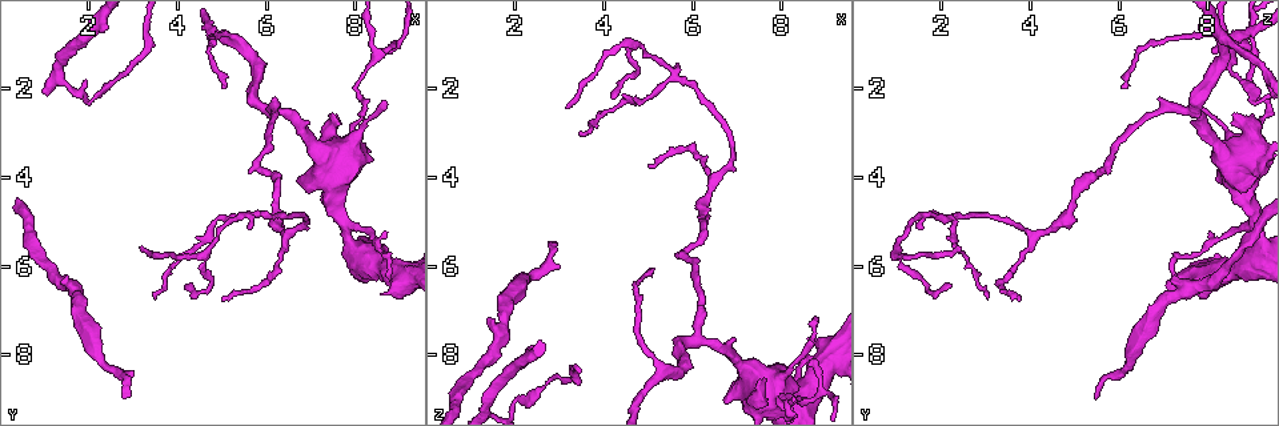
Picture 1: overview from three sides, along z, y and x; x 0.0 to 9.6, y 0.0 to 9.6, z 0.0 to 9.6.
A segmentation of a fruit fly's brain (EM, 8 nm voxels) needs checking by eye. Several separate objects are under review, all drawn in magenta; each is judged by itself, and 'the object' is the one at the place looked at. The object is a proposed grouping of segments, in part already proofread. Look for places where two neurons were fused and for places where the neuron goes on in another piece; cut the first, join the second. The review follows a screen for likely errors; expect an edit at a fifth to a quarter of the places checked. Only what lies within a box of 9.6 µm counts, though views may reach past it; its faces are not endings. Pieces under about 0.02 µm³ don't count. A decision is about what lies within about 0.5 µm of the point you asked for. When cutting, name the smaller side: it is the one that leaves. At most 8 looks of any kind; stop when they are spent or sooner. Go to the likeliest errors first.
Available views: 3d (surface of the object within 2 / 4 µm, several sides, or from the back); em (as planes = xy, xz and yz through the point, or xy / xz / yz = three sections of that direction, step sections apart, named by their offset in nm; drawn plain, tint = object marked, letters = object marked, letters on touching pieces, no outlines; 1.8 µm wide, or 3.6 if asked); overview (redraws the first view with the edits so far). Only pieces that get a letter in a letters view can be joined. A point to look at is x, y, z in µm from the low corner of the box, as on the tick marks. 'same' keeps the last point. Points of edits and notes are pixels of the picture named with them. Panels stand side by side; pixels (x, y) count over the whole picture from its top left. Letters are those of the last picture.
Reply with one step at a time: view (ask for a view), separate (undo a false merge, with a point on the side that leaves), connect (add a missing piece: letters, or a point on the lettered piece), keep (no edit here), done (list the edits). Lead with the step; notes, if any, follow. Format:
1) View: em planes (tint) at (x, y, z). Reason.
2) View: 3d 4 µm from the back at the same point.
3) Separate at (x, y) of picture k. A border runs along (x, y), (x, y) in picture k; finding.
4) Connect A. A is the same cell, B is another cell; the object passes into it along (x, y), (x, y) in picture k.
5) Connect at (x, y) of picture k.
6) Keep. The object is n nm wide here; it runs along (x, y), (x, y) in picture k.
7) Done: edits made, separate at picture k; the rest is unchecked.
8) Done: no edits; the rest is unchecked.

View: em planes (letters) at (8.55, 1.30, 9.00). Abrupt turn.

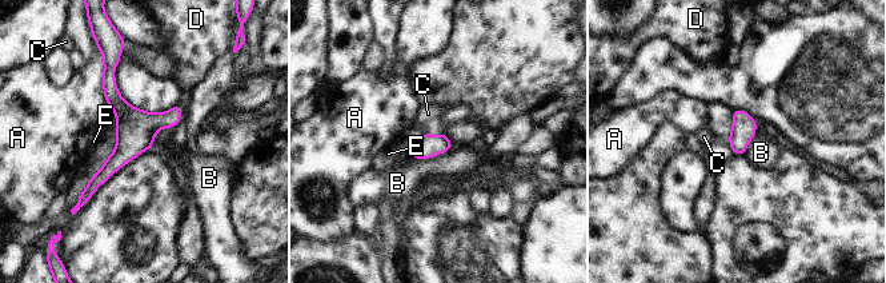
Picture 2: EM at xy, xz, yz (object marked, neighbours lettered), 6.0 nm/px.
Keep. A, B, C, D and E are other cells; it runs along (109, 68), (125, 151), (84, 198) in picture 2; one neuron here.

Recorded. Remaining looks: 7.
View: em xy step 16 (tint) at (5.05, 6.80, 3.70). Free end.

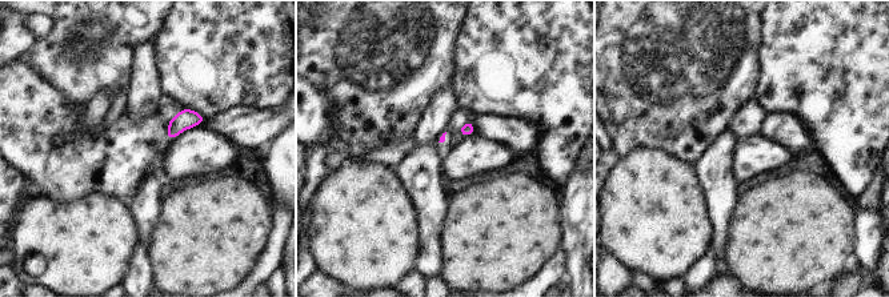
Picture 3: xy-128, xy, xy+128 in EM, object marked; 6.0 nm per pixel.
View: em planes (letters) at the same point.

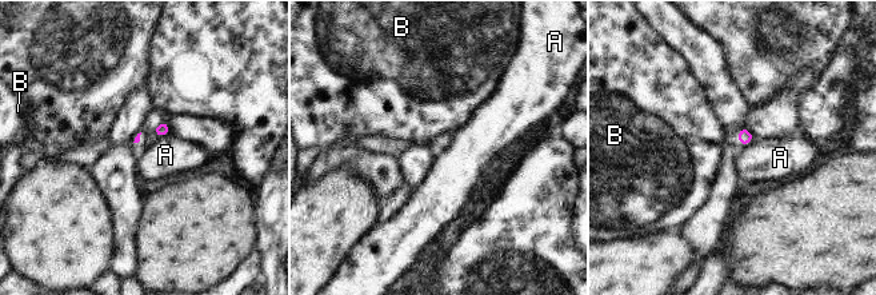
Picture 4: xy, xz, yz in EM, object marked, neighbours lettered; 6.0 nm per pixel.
Keep. The longest contact is with A, 90 nm; A and B are other cells; no lettered piece goes on from it.

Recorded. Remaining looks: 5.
View: 3d 4 µm at (7.35, 3.50, 8.35). Sudden change in width.

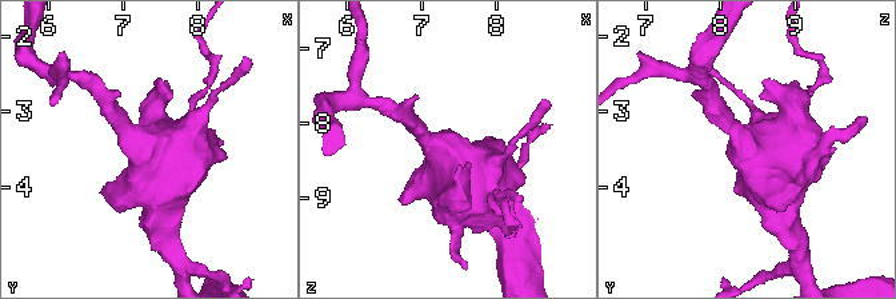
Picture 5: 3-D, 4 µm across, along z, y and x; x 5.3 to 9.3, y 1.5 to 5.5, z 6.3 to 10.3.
View: em 3.6 µm planes (letters) at (7.35, 3.55, 8.35). Need the tissue.

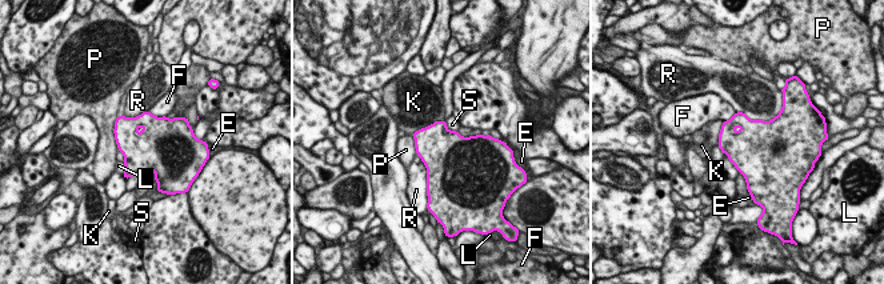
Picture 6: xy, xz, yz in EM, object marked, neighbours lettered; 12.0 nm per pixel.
Keep. The object is 600 nm wide here; E, F, K, L, P, R and S are other cells; a border runs along (444, 120), (450, 130), (456, 131) in picture 6; continuous, no second neuron.

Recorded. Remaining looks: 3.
Done: no edits; the rest is unchecked.

